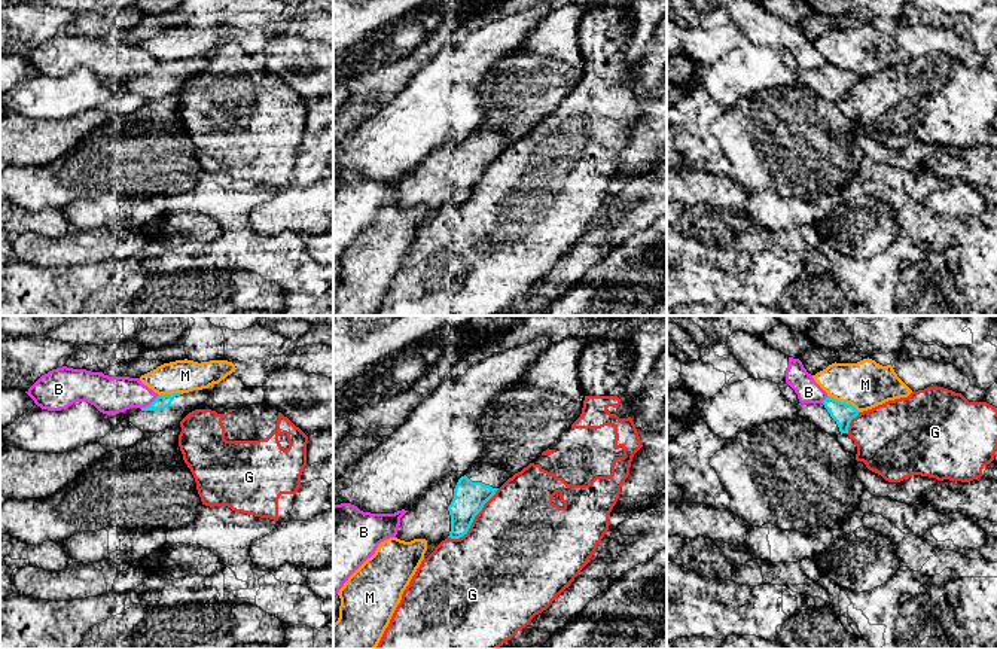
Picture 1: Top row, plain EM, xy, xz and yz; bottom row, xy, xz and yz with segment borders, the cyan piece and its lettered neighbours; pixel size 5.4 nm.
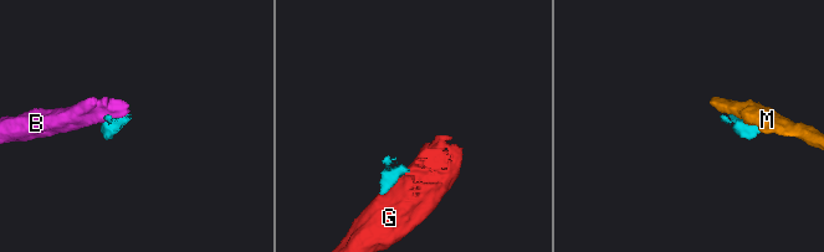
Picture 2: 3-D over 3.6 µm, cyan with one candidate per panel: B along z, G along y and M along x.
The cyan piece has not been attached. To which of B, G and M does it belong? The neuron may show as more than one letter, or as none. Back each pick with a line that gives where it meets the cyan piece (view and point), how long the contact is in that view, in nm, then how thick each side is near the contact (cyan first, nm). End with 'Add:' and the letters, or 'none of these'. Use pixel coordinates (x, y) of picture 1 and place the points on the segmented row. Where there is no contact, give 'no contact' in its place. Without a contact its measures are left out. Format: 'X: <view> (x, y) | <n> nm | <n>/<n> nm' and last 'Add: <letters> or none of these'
Add: none of these

